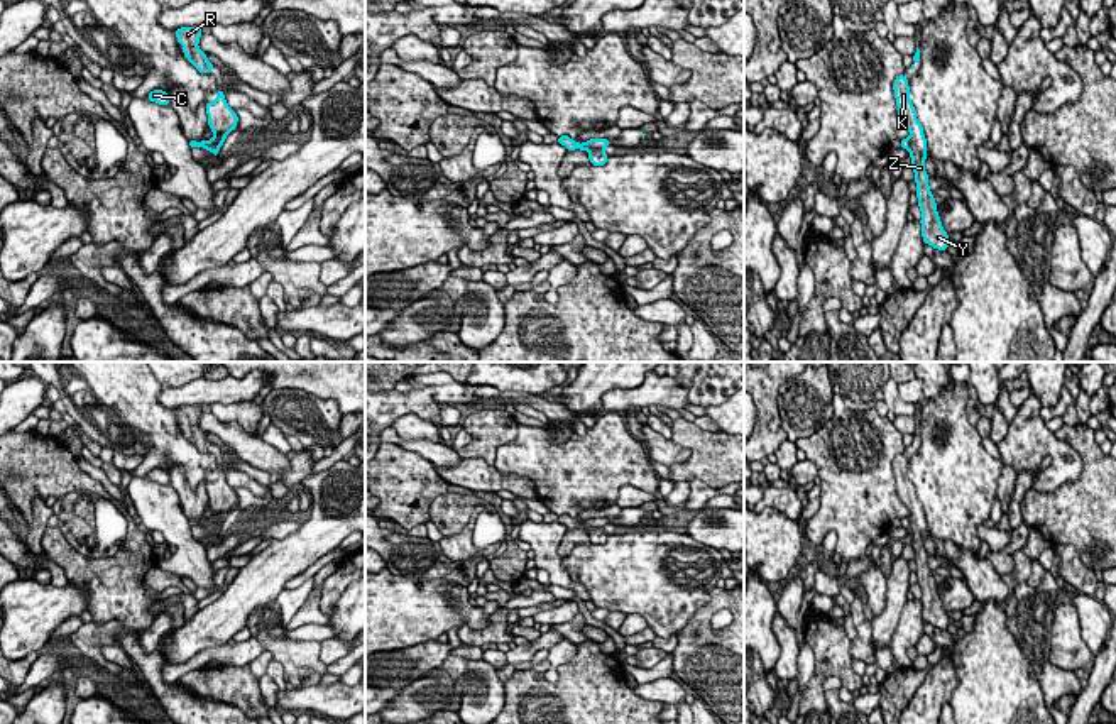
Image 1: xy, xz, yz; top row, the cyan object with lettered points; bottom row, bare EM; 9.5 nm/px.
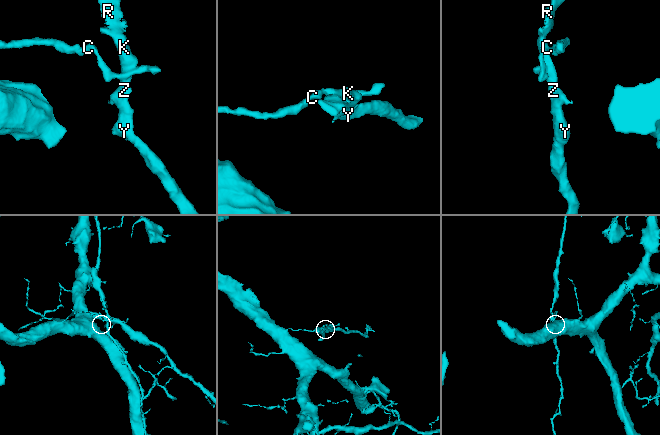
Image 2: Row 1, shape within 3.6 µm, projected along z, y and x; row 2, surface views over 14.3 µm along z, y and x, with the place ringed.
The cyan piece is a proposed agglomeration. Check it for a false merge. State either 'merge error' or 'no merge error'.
merge error

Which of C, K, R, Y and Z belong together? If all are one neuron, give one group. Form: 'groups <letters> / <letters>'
groups C / K R Y Z

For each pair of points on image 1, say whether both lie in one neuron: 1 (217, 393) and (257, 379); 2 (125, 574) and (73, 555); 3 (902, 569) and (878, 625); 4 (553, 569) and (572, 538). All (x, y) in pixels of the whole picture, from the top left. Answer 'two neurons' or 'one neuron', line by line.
1: one neuron
2: one neuron
3: one neuron
4: two neurons

